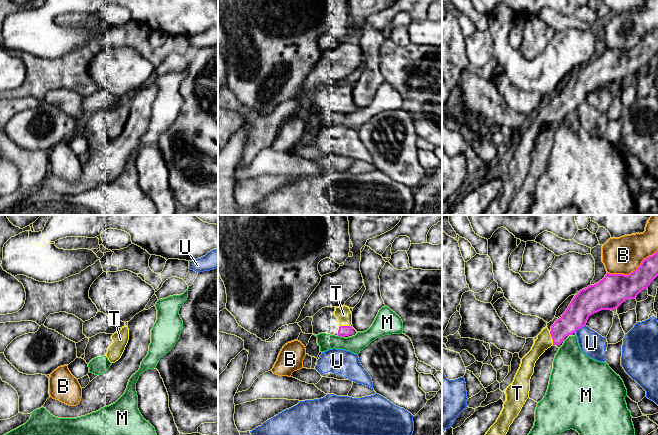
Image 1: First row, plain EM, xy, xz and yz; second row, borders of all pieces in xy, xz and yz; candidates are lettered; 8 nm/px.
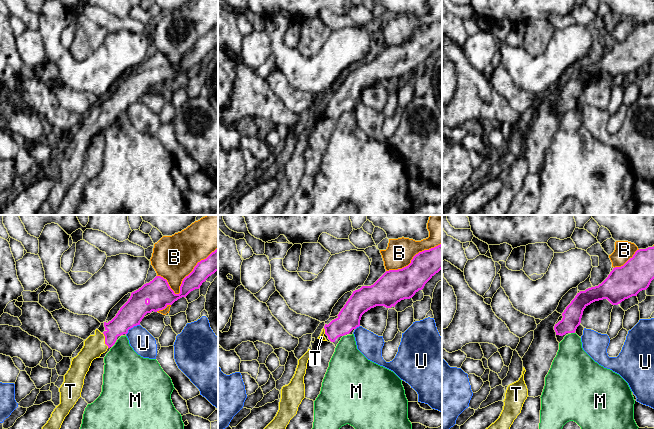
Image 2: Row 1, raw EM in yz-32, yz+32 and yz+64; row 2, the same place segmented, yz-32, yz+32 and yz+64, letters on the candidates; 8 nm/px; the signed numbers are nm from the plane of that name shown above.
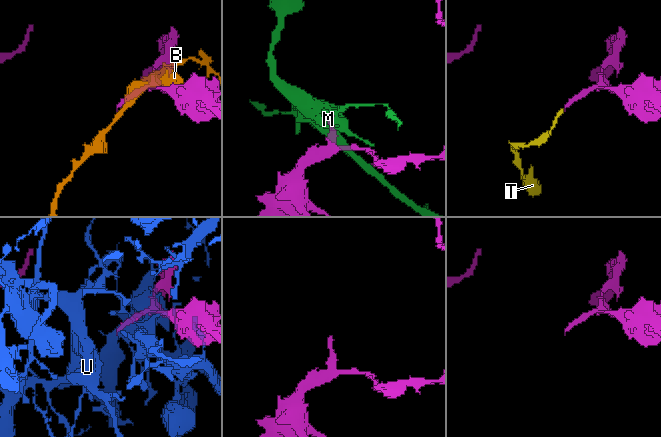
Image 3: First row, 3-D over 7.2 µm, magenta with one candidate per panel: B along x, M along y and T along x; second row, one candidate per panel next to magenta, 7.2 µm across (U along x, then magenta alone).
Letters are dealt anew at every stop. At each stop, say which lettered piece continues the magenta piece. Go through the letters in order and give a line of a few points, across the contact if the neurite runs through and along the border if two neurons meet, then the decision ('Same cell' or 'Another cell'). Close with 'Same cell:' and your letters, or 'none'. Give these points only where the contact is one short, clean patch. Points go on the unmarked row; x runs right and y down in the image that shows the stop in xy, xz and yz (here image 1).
B: Another cell
M: Another cell
T: Line: yz (575, 93), (552, 114), (544, 116). Same cell
U: Another cell
Same cell: T

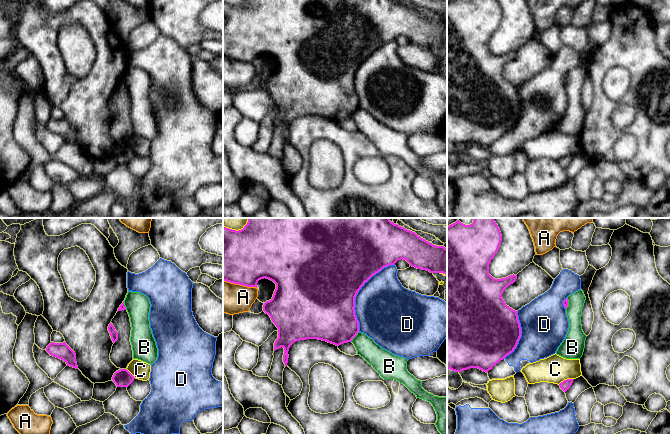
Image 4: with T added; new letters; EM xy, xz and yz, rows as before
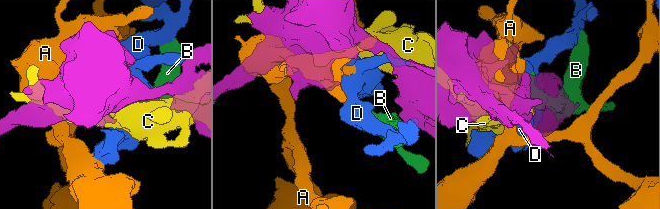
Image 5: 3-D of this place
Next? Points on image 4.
A: Another cell
B: Line: xz (358, 107), (350, 117). Another cell
C: Another cell
D: Another cell
Same cell: none

